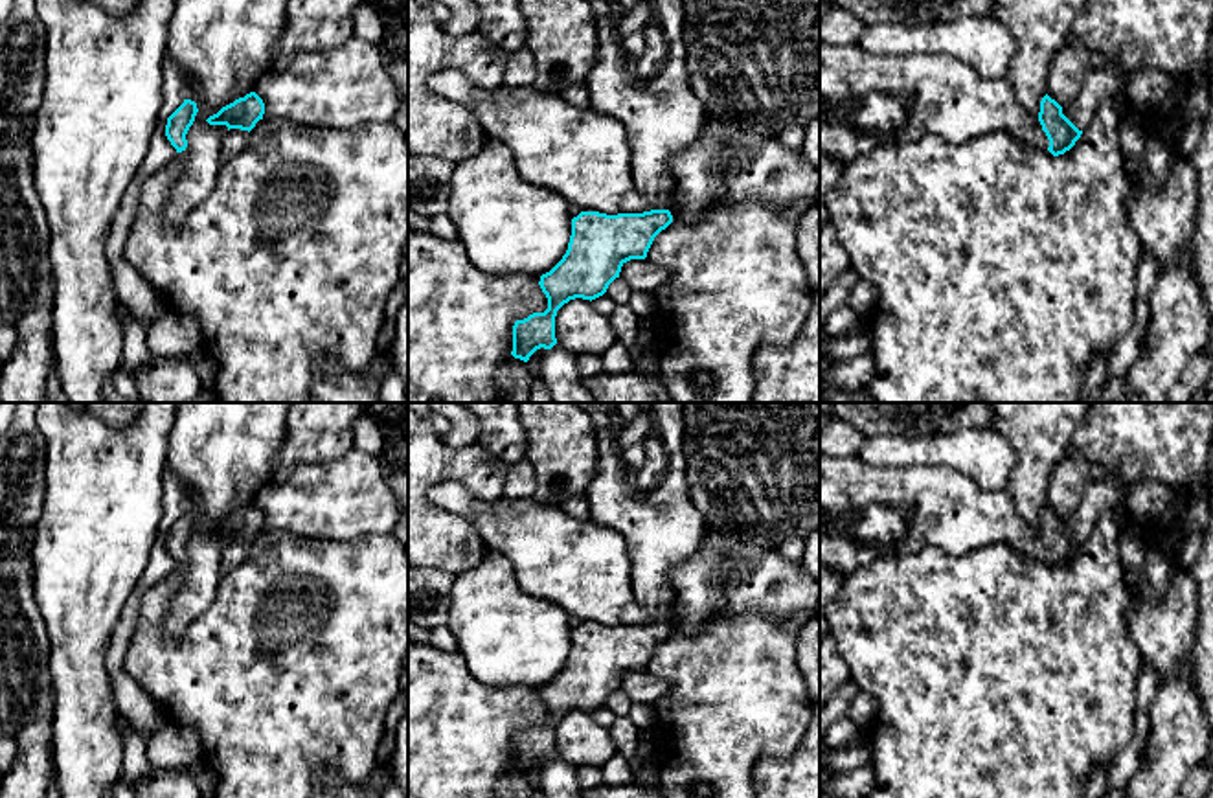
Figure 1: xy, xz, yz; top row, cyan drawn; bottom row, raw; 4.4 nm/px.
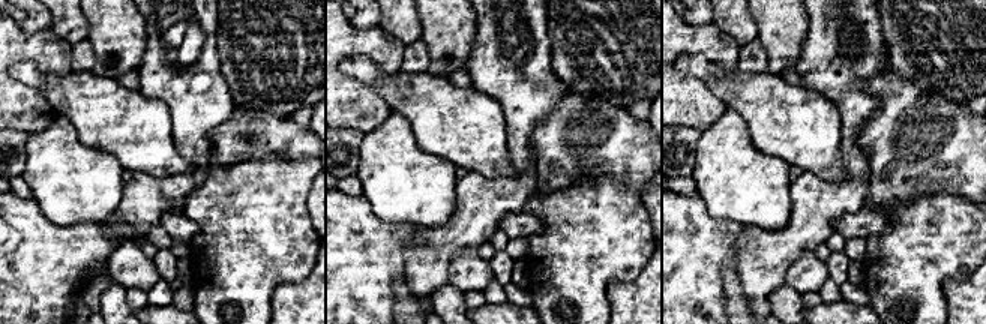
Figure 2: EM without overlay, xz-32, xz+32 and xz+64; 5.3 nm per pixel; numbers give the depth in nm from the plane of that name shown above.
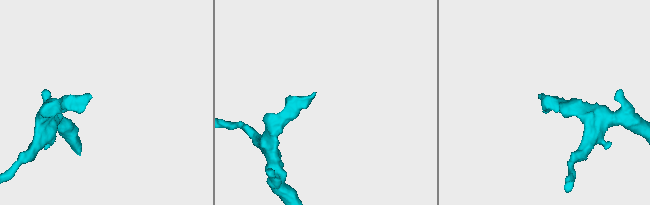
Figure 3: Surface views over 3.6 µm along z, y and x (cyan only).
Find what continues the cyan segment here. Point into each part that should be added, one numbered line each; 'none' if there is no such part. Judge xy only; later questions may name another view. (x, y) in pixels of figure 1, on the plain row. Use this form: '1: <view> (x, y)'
1: xy (234, 552)

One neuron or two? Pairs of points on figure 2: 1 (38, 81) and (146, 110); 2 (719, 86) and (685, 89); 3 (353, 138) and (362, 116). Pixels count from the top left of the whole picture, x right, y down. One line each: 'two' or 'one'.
1: one
2: two
3: two

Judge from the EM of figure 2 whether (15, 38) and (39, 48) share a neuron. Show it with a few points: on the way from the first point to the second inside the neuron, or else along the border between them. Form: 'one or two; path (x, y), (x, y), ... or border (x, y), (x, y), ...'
one; path (21, 44), (33, 48)

